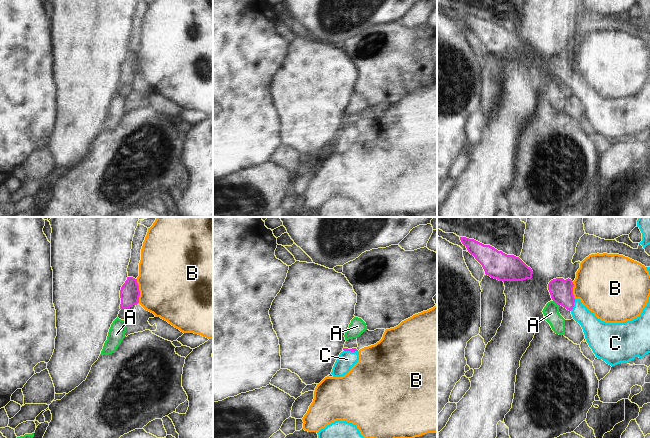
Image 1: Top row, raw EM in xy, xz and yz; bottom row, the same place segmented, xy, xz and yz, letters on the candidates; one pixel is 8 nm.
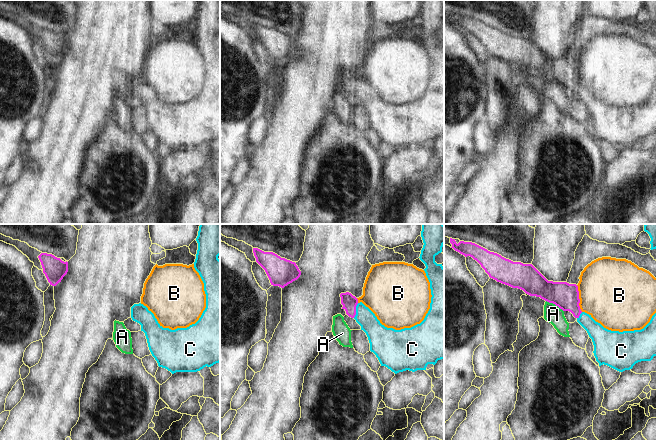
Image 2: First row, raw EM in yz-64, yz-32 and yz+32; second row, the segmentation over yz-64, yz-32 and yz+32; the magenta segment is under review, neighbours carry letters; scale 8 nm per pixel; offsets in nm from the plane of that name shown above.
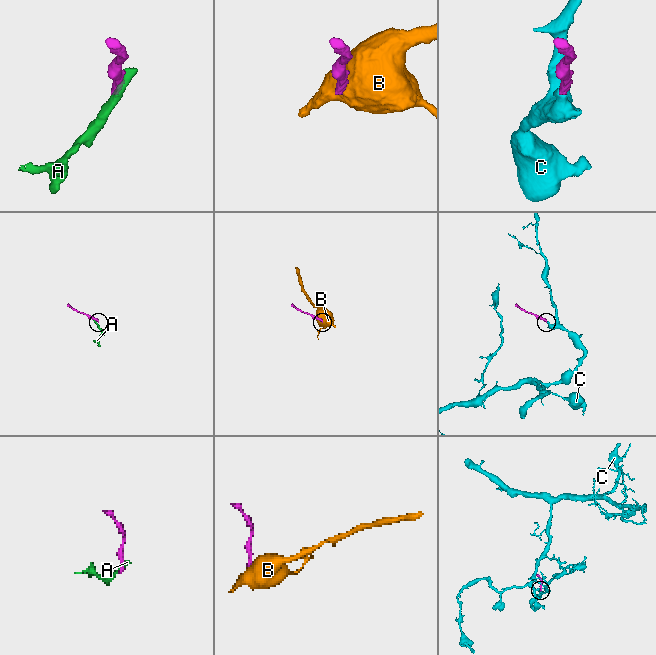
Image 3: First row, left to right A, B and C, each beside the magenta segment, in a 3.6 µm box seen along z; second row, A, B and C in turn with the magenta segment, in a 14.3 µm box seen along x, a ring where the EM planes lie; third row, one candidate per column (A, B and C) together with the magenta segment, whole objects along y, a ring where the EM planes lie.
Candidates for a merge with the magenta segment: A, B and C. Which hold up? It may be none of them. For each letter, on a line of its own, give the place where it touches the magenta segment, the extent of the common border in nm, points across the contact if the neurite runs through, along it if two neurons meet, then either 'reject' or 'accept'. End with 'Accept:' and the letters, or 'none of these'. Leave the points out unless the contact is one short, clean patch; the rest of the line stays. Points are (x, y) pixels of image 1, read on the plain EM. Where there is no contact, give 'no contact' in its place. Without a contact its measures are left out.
A: contact yz (556, 79); length 60 nm; border yz (553, 76), (558, 81); reject
B: contact xy (139, 67); length 190 nm; border xy (136, 55), (139, 61), (139, 78); reject
C: contact yz (573, 81); length 100 nm; way yz (561, 67), (573, 81), (593, 104); accept
Accept: C

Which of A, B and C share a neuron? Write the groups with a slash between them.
A / B / C

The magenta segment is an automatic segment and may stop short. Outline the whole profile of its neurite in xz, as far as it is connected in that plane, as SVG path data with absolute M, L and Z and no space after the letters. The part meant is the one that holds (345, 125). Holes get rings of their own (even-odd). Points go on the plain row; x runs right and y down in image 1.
M343 124L343 126L344 127L340 129L338 135L333 142L331 148L333 153L344 152L359 136L359 127L356 124Z

